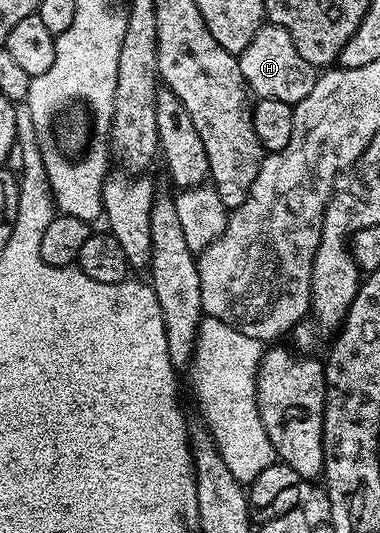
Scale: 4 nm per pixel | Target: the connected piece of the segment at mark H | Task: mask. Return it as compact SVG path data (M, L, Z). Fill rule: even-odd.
M266 23L262 26L255 38L251 38L247 50L239 53L237 61L245 84L254 97L287 102L294 106L303 98L307 98L307 94L311 94L319 75L318 69L307 63L299 54L299 50L295 50L291 34L278 24Z

